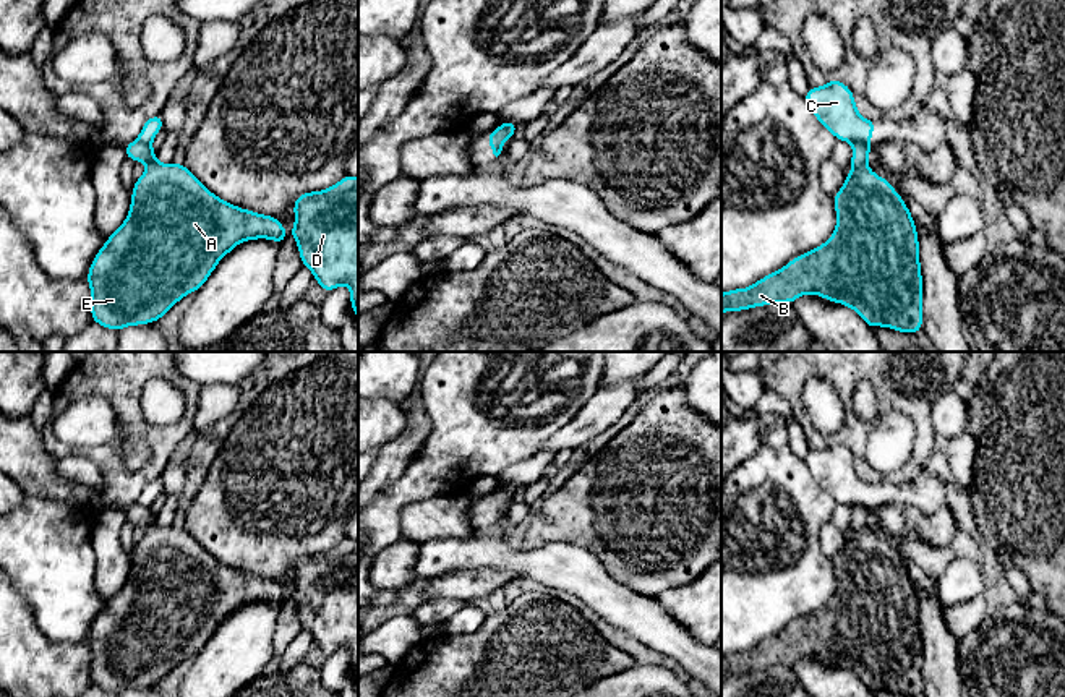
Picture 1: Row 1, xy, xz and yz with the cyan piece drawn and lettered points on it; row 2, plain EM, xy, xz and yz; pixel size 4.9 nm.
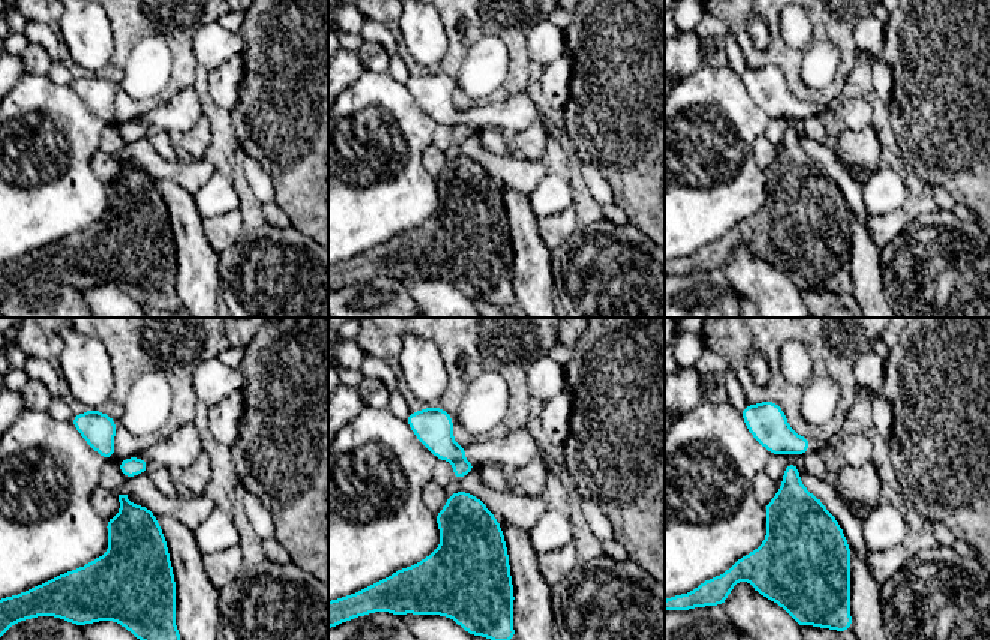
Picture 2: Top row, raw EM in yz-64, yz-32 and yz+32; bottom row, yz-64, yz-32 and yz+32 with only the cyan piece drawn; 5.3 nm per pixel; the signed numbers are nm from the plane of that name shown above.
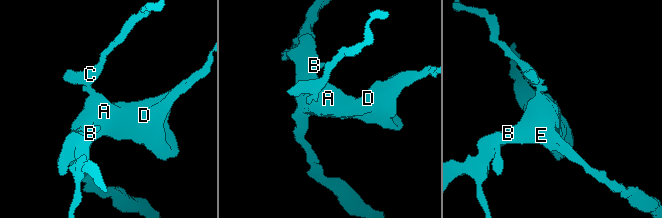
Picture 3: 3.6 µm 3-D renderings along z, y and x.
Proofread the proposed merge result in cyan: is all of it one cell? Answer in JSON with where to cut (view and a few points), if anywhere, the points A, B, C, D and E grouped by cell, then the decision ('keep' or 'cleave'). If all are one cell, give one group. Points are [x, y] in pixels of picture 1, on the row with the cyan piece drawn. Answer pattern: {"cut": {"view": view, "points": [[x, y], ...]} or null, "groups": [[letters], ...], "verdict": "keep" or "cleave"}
{"cut": {"view": "yz", "points": [[855, 143], [866, 143], [869, 146]]}, "groups": [["A", "B", "D", "E"], ["C"]], "verdict": "cleave"}

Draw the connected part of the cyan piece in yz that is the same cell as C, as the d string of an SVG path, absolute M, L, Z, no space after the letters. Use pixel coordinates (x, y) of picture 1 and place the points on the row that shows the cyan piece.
M832 78L825 86L811 86L804 99L815 118L832 131L836 141L870 146L875 120L861 117L853 91L845 83Z

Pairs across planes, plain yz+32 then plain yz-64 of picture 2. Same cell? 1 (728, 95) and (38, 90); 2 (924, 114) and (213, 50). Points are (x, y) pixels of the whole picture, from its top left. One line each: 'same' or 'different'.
1: same
2: different

